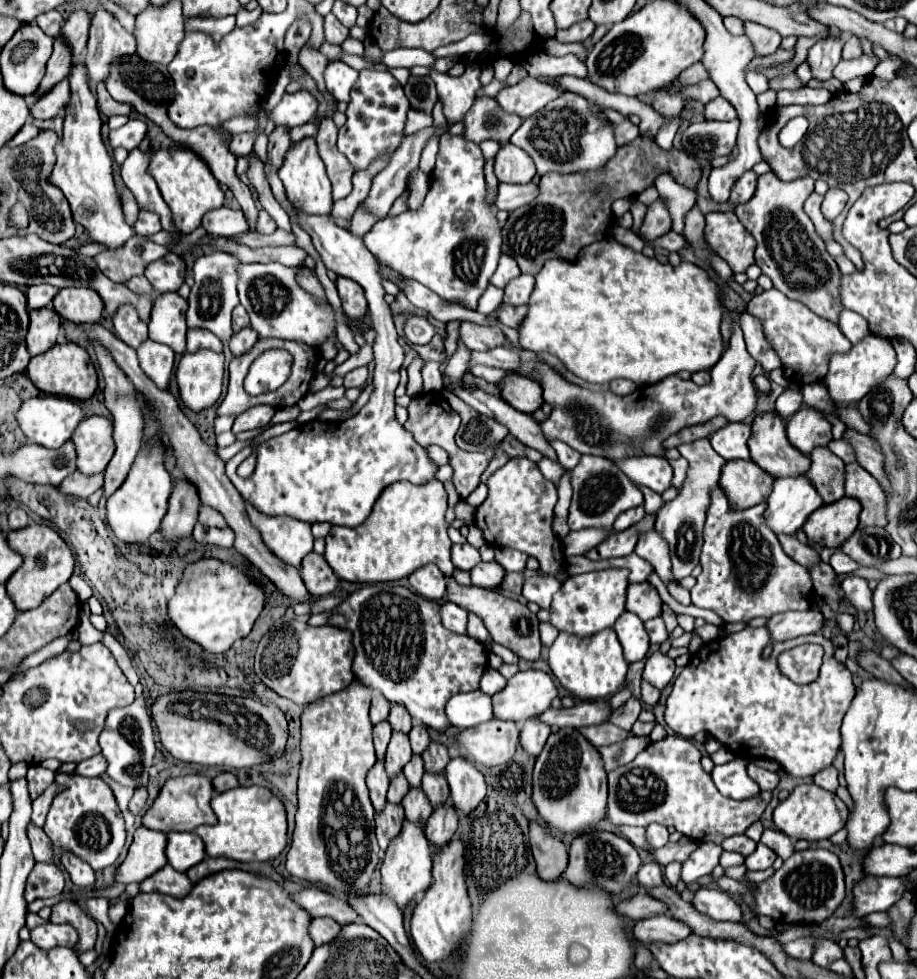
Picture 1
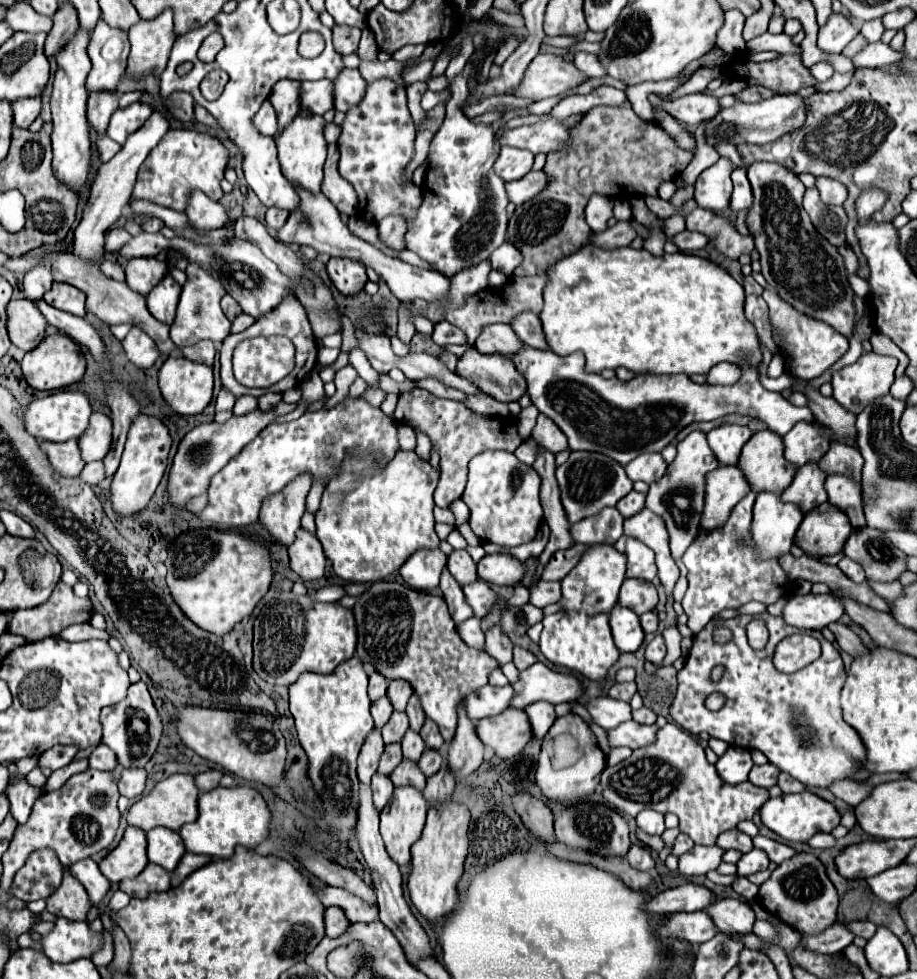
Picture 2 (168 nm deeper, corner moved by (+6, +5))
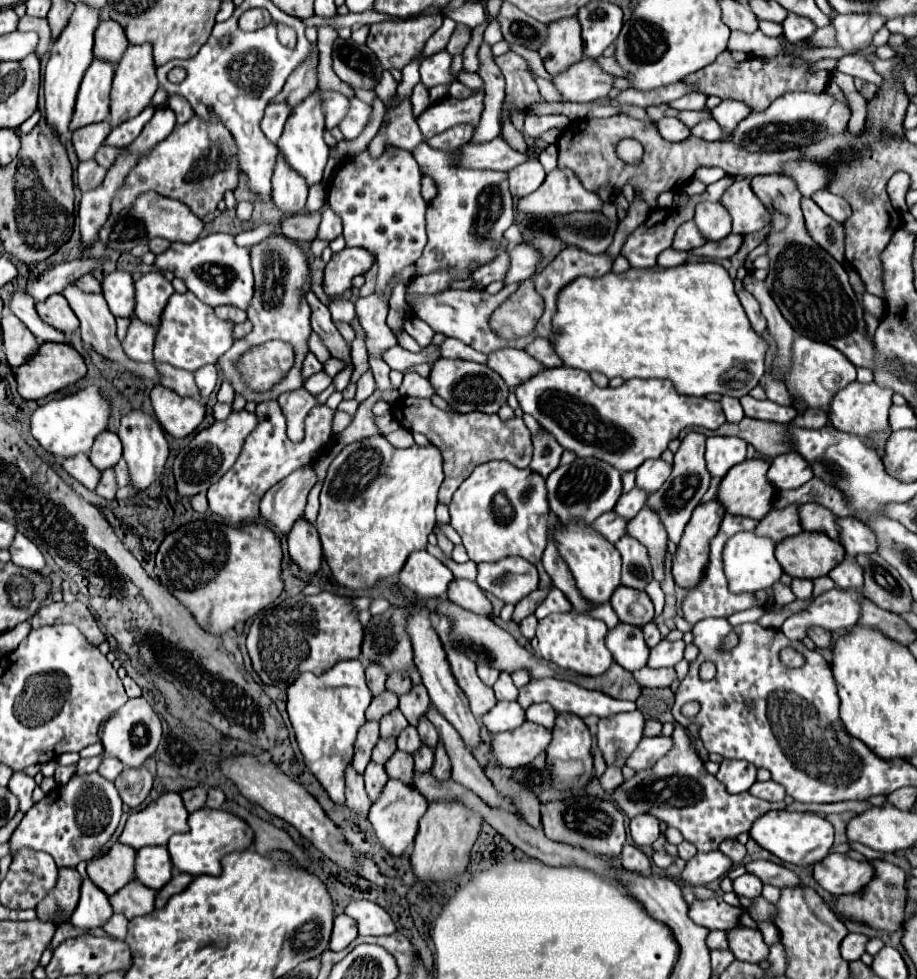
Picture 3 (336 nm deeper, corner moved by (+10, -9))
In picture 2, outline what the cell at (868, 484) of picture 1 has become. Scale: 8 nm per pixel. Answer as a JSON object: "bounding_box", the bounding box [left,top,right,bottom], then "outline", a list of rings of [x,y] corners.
{"bounding_box":[824,477,866,529],"outline":[[[826,477],[824,489],[828,493],[828,503],[844,511],[850,519],[850,525],[860,529],[866,527],[864,511],[862,511],[862,499],[860,499],[860,485],[846,479],[846,477]]]}

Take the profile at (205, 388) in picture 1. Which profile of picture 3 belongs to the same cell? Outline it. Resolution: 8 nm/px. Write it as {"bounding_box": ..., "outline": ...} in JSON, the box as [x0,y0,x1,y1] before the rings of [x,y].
{"bounding_box":[150,385,204,437],"outline":[[[154,385],[150,399],[160,425],[172,437],[186,437],[204,421],[204,401],[194,397],[180,397],[176,391],[170,391],[164,385]]]}

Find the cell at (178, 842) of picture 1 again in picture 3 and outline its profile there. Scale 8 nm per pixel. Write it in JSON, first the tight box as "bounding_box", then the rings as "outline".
{"bounding_box":[136,845,172,891],"outline":[[[150,845],[138,849],[136,881],[158,891],[170,881],[170,877],[172,877],[172,859],[164,845]]]}

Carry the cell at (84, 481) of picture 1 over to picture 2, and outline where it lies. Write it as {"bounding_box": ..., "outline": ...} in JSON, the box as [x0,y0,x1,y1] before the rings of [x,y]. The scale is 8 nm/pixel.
{"bounding_box":[80,461,106,485],"outline":[[[96,461],[96,463],[86,463],[86,467],[82,469],[80,473],[80,479],[88,485],[98,485],[106,479],[106,473],[104,473],[104,465],[102,461]]]}

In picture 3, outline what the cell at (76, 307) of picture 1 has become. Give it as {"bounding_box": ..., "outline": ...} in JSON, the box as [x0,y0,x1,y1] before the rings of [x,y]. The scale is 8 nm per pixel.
{"bounding_box":[36,295,78,333],"outline":[[[50,295],[46,301],[36,303],[36,311],[42,321],[48,325],[64,331],[64,333],[74,333],[78,329],[78,317],[66,303],[64,295]]]}

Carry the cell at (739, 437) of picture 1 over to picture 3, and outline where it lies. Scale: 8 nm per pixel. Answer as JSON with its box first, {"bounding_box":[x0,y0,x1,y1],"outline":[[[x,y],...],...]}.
{"bounding_box":[706,437,746,479],"outline":[[[708,437],[706,463],[712,477],[722,479],[730,467],[746,459],[746,443],[738,437]]]}

